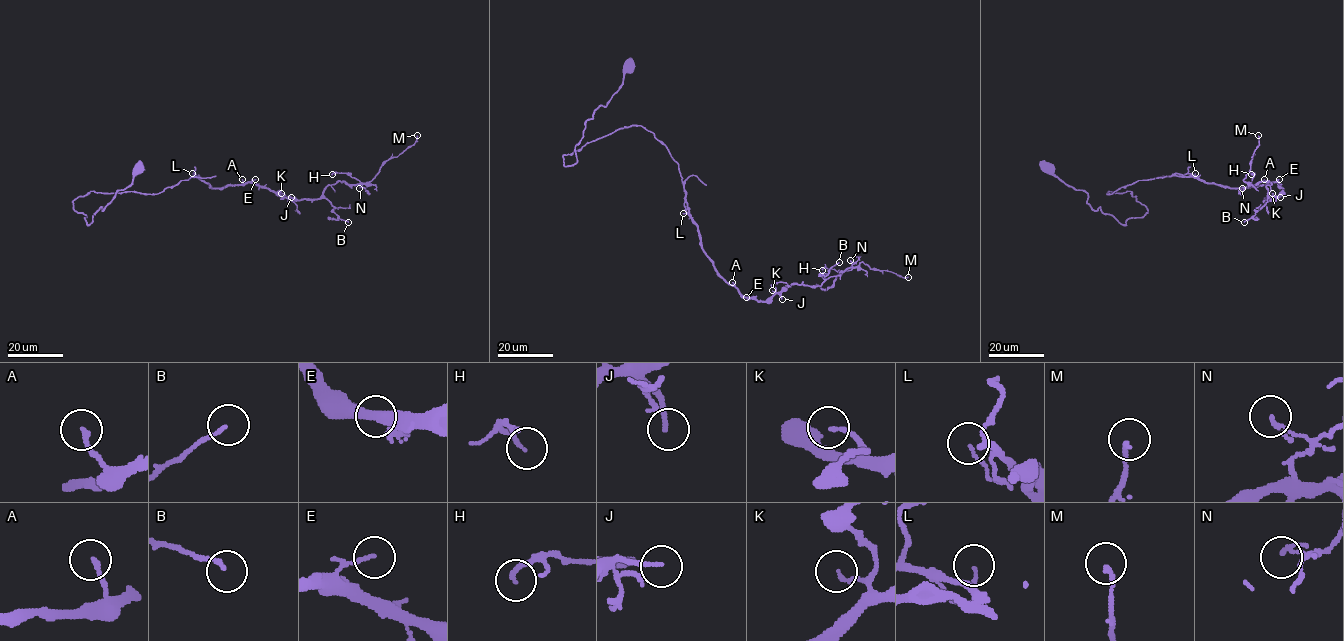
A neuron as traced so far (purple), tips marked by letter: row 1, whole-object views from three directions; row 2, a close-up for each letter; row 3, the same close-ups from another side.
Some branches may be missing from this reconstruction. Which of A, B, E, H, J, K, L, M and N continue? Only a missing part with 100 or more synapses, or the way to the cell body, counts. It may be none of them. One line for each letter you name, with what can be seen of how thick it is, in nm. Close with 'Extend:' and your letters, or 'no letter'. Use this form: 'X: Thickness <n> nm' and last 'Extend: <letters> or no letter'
Extend: no letter

